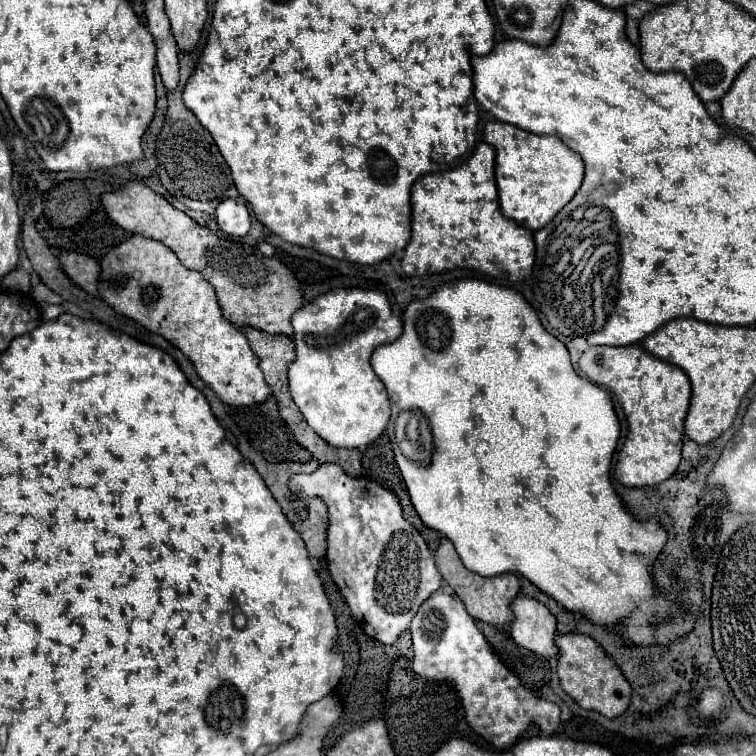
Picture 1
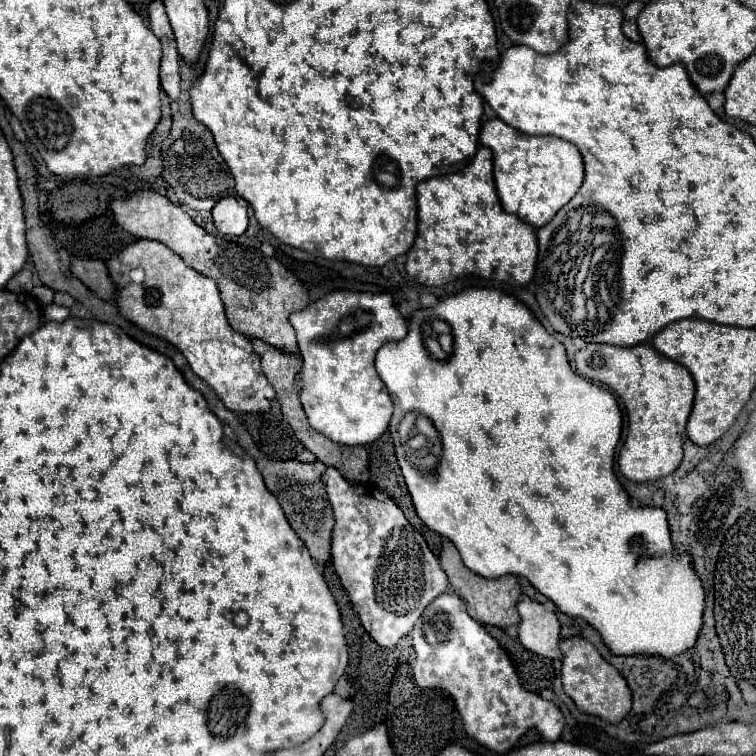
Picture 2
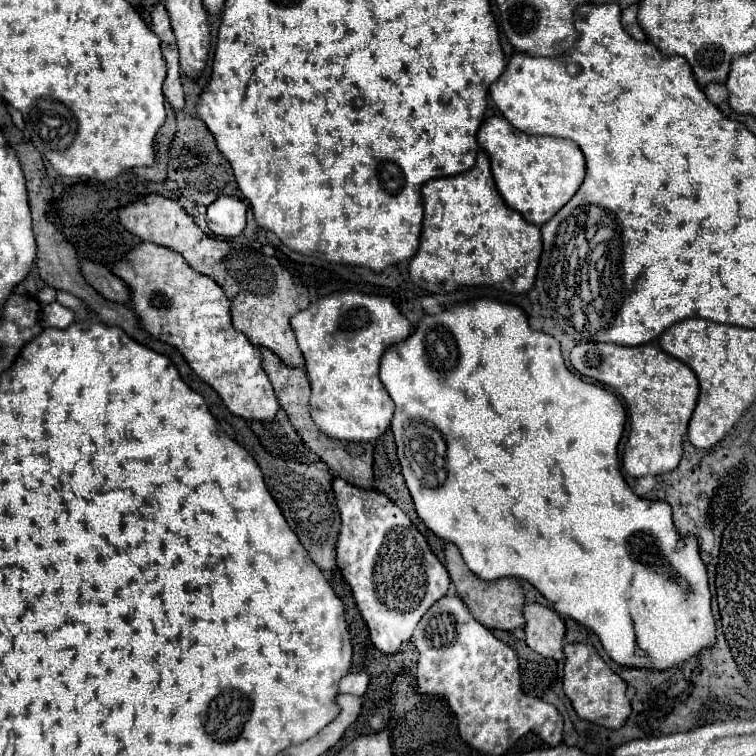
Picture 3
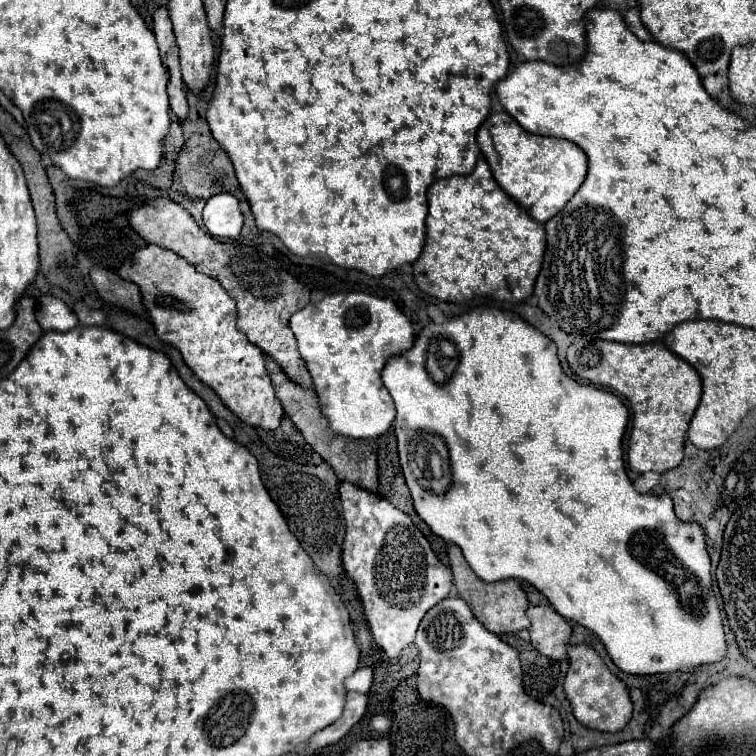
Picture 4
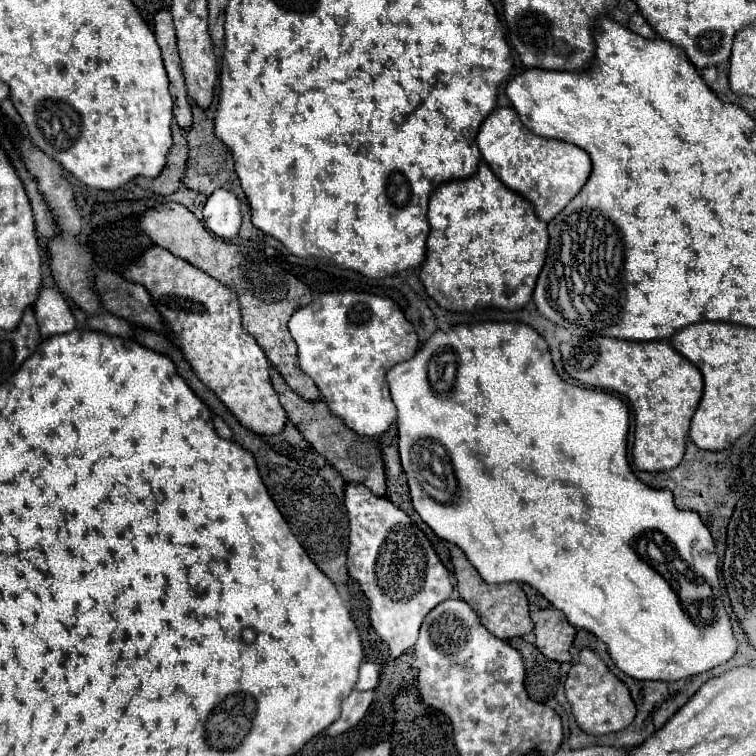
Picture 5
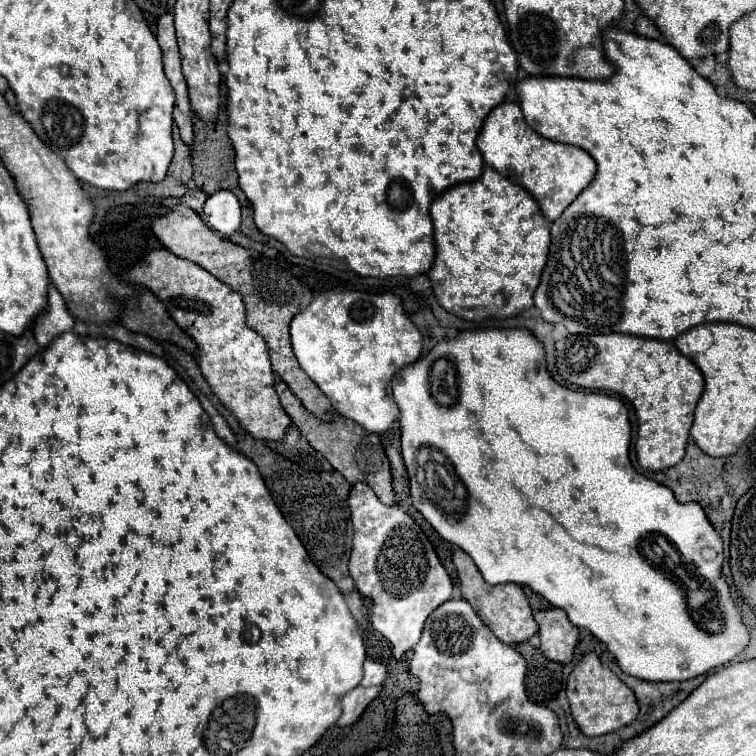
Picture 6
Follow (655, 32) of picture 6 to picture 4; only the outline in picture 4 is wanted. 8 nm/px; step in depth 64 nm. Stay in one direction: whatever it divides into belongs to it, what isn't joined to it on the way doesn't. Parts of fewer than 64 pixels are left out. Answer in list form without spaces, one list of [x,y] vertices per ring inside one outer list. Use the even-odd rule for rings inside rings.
[[[632,8],[632,10],[626,14],[624,22],[626,22],[628,30],[634,32],[640,40],[652,40],[652,34],[644,28],[644,24],[642,24],[642,20],[640,20],[640,12],[638,12],[638,8]]]

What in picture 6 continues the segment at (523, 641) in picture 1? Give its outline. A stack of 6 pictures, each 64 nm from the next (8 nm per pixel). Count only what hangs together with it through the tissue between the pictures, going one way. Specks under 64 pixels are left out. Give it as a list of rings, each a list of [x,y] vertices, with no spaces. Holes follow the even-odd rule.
[[[560,608],[540,610],[534,614],[540,626],[540,650],[548,660],[568,664],[574,660],[574,650],[580,640],[580,630],[570,624],[568,616]]]

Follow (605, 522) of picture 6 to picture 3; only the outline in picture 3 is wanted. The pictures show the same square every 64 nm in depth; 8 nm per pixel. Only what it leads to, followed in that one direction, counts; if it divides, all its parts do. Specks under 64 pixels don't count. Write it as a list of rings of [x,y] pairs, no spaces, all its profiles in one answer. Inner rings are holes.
[[[480,298],[474,302],[448,308],[438,316],[426,314],[408,340],[392,346],[382,356],[380,380],[396,404],[392,432],[398,442],[400,464],[405,466],[402,468],[402,475],[414,500],[414,508],[418,516],[424,520],[424,524],[436,536],[460,548],[464,562],[478,578],[496,580],[496,578],[514,576],[528,580],[540,594],[544,594],[544,598],[556,608],[558,614],[572,618],[588,626],[592,632],[596,632],[608,656],[624,668],[630,666],[630,668],[648,668],[648,670],[668,670],[694,656],[700,656],[700,652],[716,644],[716,618],[712,614],[712,604],[710,604],[712,594],[708,588],[708,570],[706,564],[700,560],[700,548],[696,536],[682,538],[672,522],[670,504],[666,500],[646,500],[636,496],[632,488],[626,484],[624,476],[620,474],[618,442],[622,438],[626,424],[626,410],[622,402],[614,392],[584,382],[578,376],[570,374],[562,360],[558,340],[544,332],[532,330],[526,314],[518,306],[502,304],[492,298]],[[410,422],[418,422],[418,426],[414,428],[412,434],[406,434],[406,424]]]

